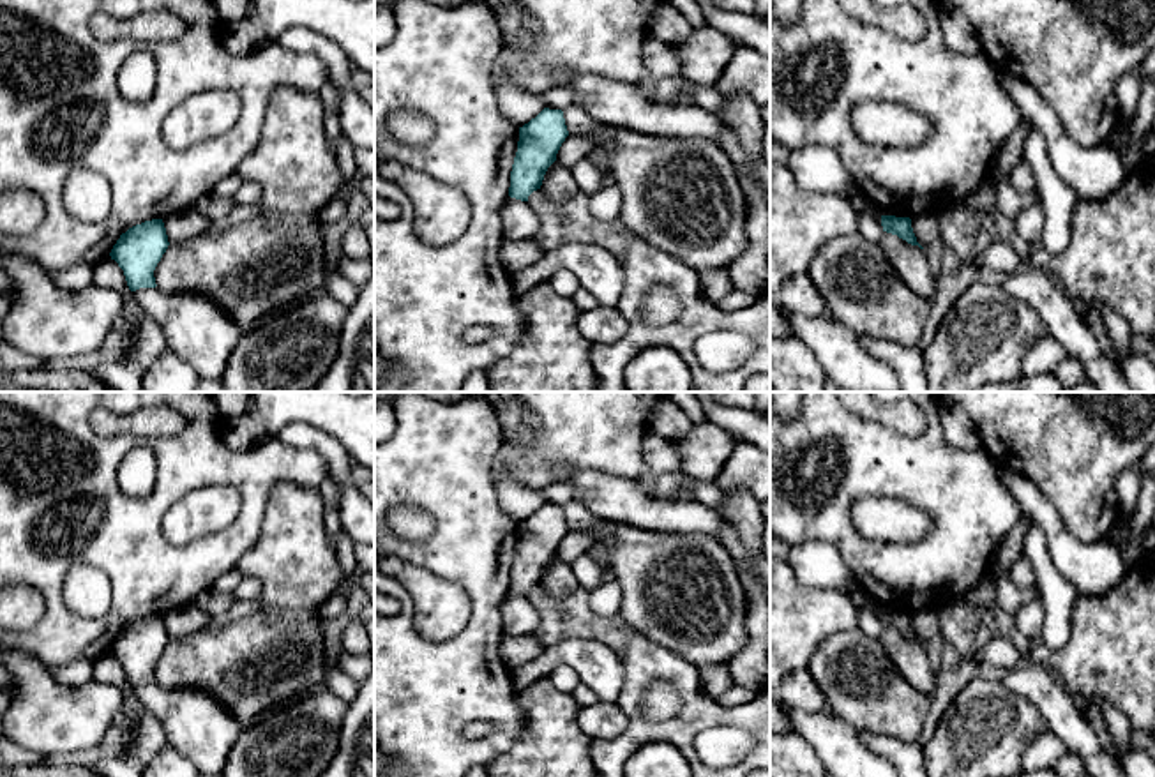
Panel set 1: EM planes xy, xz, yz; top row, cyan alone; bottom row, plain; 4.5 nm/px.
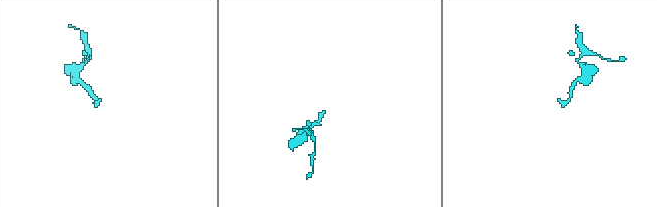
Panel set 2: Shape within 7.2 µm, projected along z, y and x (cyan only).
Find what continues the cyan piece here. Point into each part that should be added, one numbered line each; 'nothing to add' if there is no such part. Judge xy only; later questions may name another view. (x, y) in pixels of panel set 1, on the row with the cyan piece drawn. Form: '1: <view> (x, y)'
1: xy (198, 331)

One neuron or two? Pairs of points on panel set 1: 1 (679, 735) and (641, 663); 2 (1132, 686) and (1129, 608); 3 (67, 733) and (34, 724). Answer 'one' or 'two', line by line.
1: one
2: one
3: one

